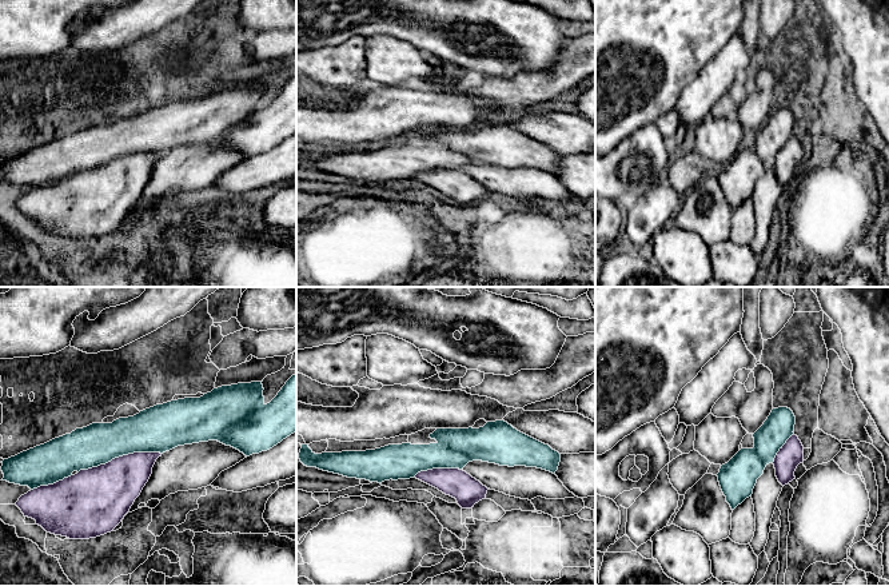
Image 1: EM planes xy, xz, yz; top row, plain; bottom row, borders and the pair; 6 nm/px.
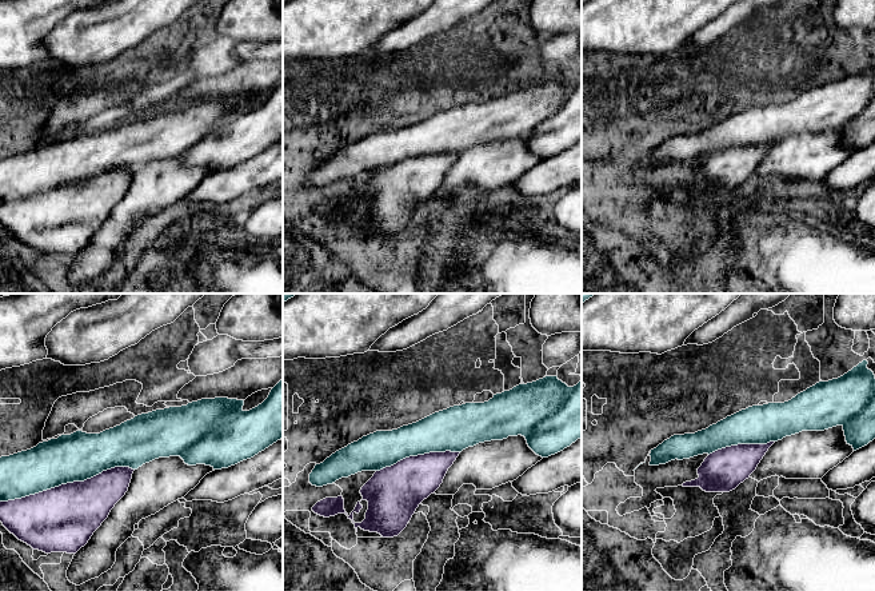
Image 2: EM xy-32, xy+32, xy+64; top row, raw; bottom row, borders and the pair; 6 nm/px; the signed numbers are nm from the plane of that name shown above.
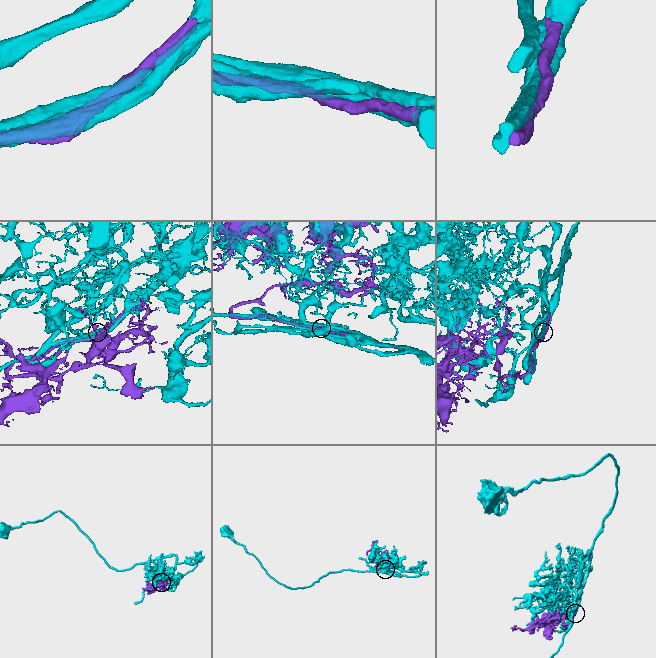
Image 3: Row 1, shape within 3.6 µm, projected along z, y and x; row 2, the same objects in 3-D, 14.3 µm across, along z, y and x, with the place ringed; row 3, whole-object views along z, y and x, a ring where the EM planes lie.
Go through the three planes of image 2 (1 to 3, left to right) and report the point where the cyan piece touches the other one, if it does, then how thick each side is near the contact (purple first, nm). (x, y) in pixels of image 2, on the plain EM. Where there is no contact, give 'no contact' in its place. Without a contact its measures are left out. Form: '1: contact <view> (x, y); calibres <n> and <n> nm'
1: contact xy-32 (67, 184); calibres 400 and 280 nm
2: contact xy+32 (418, 156); calibres 300 and 260 nm
3: contact xy+64 (740, 146); calibres 260 and 240 nm

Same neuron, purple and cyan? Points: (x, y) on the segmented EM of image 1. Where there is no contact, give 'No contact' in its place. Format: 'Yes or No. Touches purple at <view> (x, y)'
Yes. Touches purple at xy (119, 457)

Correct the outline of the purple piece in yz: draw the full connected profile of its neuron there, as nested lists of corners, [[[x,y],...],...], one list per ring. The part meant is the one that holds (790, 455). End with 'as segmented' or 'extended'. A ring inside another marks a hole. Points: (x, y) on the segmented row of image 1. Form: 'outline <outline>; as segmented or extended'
outline [[[788,407],[773,408],[753,434],[754,447],[741,449],[717,474],[726,502],[734,510],[752,497],[757,479],[769,463],[774,465],[778,482],[785,486],[804,462],[804,446],[793,432],[796,416]]]; extended

